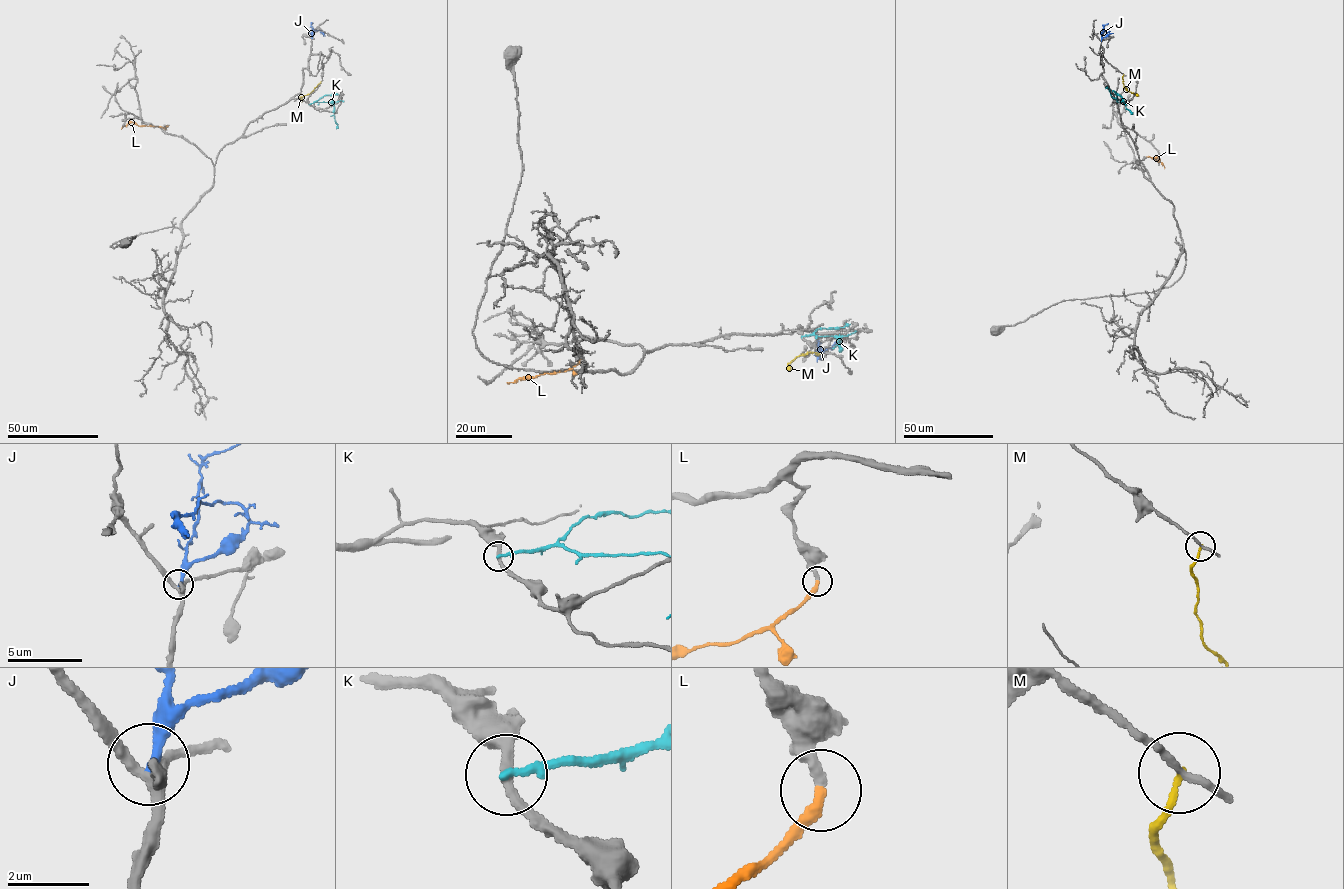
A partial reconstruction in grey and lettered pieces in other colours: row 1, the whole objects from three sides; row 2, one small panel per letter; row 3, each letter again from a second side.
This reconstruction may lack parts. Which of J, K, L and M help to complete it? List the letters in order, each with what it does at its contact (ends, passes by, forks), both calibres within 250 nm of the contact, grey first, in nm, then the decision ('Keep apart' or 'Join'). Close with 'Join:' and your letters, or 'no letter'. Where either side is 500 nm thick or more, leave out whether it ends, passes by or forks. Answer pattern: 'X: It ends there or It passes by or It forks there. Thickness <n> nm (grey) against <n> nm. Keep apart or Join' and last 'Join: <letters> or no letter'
J: It ends there. Thickness 280 nm (grey) against 280 nm. Keep apart
K: It ends there. Thickness 240 nm (grey) against 190 nm. Keep apart
L: It ends there. Thickness 280 nm (grey) against 300 nm. Join
M: It ends there. Thickness 170 nm (grey) against 160 nm. Keep apart
Join: L

